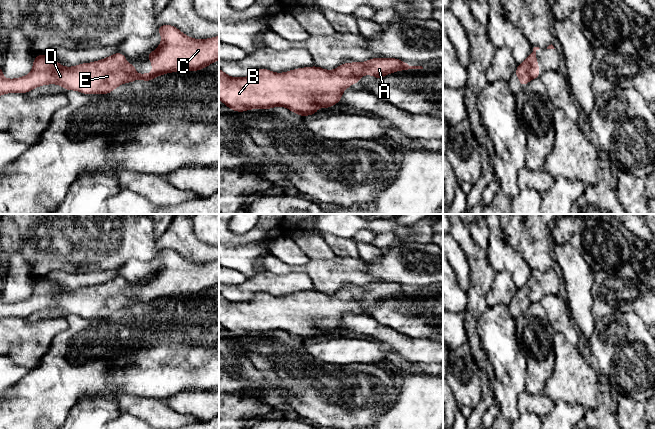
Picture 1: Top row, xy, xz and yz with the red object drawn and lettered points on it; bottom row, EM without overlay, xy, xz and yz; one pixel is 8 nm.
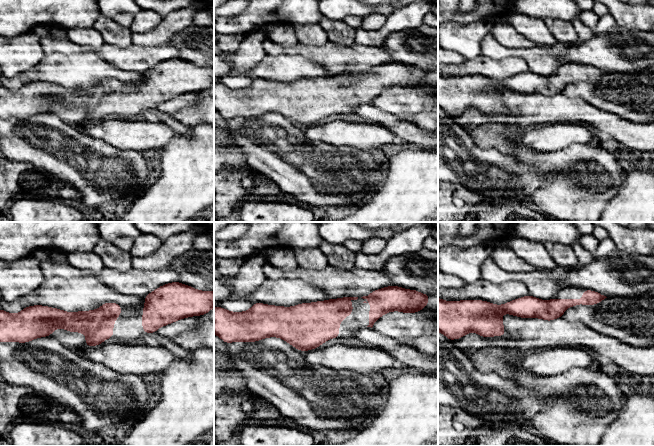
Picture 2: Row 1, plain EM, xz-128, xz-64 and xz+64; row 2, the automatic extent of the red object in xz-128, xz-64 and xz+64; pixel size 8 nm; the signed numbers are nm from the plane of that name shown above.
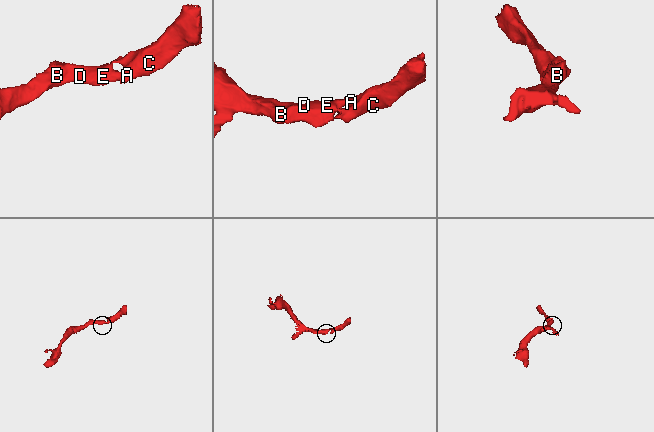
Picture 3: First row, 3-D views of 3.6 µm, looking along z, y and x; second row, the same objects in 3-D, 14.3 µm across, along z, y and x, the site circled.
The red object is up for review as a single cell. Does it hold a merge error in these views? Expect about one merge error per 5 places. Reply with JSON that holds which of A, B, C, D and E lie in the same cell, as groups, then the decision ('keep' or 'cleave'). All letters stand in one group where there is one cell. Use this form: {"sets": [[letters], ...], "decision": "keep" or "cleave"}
{"sets": [["A", "B", "C", "D", "E"]], "decision": "keep"}

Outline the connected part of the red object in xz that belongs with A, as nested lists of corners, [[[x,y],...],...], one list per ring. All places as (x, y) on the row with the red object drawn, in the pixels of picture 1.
[[[374,58],[362,63],[344,63],[328,71],[314,66],[298,68],[285,73],[274,73],[267,69],[256,69],[248,77],[230,77],[219,69],[219,100],[231,110],[244,112],[249,109],[269,109],[276,106],[288,108],[302,117],[316,114],[317,108],[328,108],[342,98],[342,92],[351,84],[360,81],[362,75],[374,75],[376,80],[398,70],[423,69],[422,66],[410,66],[395,58]]]

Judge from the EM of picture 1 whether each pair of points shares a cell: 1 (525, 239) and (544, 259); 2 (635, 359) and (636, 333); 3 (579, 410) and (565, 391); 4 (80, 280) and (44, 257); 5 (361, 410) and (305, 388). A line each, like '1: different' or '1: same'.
1: same
2: same
3: different
4: different
5: same

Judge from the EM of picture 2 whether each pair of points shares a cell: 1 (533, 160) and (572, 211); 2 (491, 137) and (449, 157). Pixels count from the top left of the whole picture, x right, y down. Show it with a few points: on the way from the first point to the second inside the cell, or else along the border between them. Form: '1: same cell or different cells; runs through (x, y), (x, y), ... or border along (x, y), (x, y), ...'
1: same cell; runs through (543, 173), (568, 198)
2: different cells; border along (467, 132), (479, 146), (500, 150)

